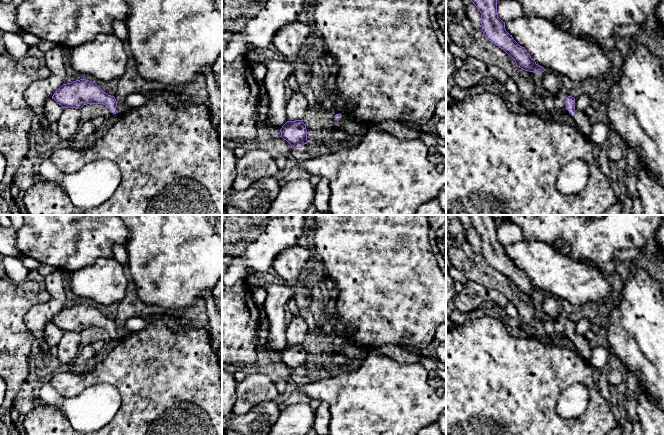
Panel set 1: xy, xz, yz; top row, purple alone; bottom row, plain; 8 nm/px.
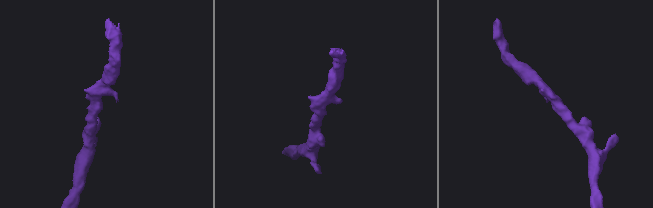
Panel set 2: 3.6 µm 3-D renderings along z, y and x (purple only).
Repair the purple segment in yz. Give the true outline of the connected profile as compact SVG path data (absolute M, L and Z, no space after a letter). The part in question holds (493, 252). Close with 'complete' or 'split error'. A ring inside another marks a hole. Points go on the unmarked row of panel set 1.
M469 215L471 225L481 237L482 256L493 268L503 273L516 289L529 296L542 297L546 295L538 289L505 253L503 246L497 239L497 224L491 215Z | complete

